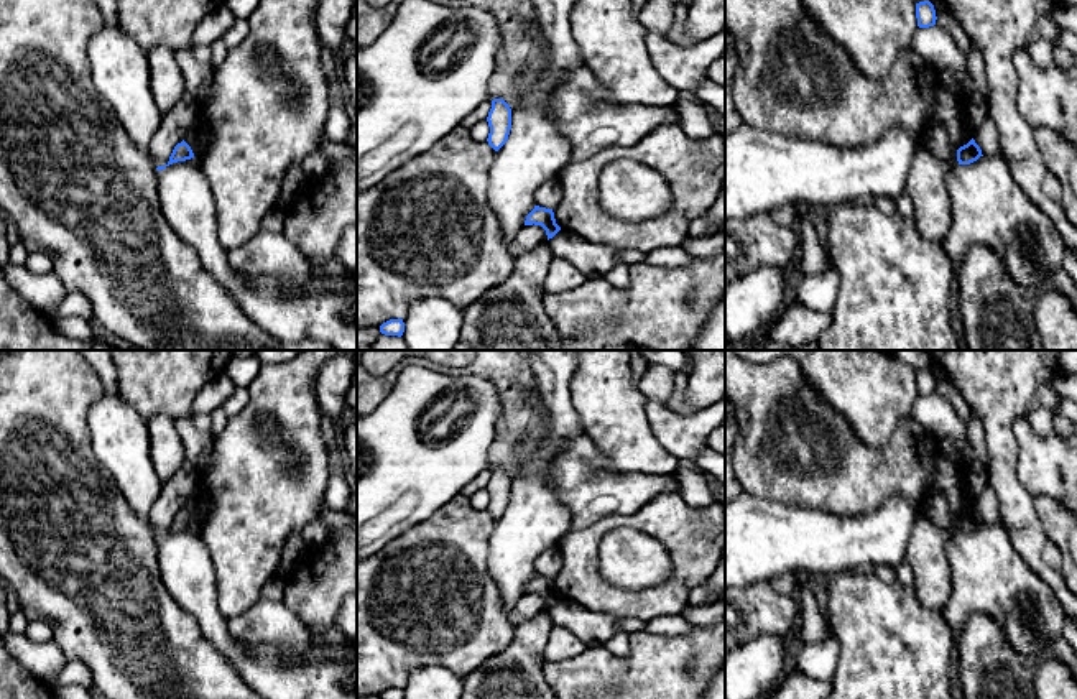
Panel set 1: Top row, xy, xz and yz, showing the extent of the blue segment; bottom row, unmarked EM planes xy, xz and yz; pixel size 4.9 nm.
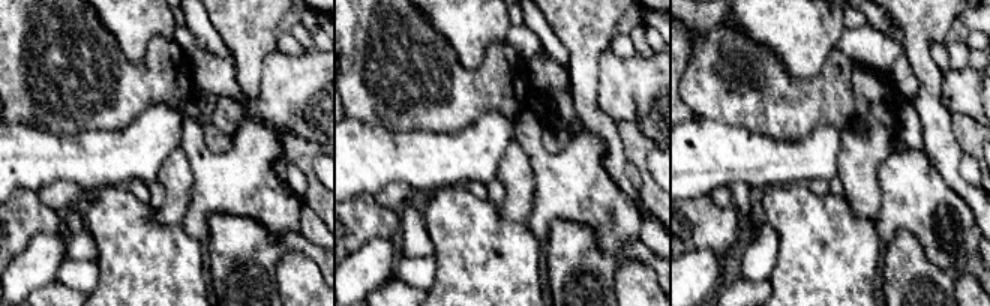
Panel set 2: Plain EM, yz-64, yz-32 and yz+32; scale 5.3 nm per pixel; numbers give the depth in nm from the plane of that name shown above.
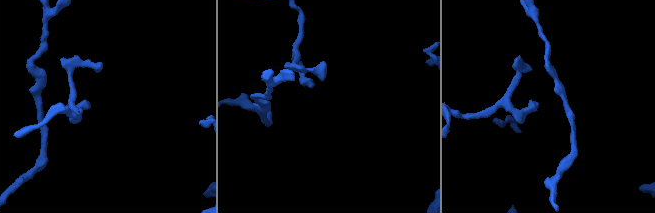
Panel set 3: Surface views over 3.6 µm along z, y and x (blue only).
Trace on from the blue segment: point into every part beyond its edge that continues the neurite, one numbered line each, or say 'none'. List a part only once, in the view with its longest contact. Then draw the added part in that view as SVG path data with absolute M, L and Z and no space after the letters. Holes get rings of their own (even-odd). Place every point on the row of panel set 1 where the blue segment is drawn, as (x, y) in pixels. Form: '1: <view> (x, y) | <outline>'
none

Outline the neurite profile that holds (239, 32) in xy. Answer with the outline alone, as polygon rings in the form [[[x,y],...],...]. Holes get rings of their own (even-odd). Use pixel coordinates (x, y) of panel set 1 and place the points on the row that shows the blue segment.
[[[235,18],[235,23],[224,36],[224,43],[229,46],[229,49],[233,49],[248,36],[248,31],[250,31],[248,21]]]

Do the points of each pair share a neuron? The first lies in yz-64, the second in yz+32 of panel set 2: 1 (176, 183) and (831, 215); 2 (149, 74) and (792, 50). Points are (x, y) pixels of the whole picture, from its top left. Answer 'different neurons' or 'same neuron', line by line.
1: different neurons
2: different neurons

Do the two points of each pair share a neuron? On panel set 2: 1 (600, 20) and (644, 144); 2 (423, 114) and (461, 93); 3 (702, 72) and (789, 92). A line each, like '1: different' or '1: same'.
1: different
2: same
3: same

